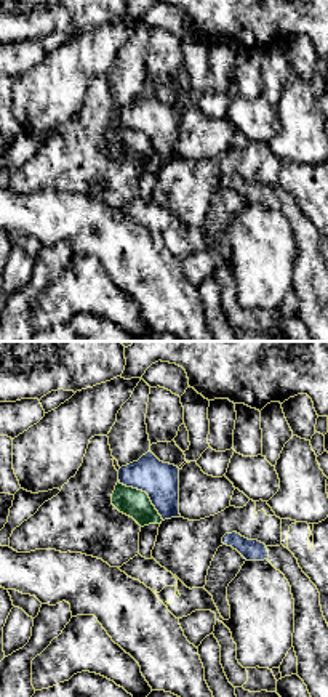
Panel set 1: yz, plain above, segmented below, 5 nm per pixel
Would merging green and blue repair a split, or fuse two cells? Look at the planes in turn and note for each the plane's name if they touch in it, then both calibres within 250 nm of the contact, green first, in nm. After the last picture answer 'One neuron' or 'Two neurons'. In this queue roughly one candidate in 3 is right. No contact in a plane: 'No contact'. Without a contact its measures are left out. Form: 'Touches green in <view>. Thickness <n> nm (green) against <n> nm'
Touches green in yz. Thickness 140 nm (green) against 190 nm

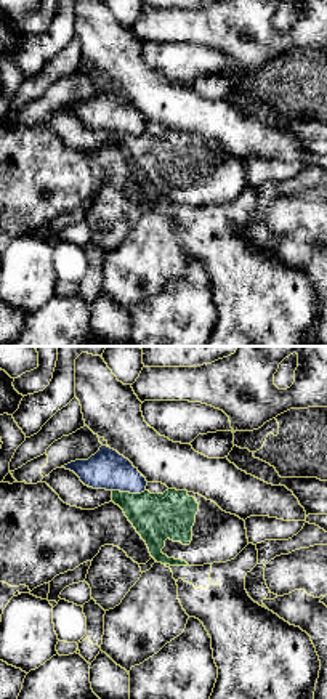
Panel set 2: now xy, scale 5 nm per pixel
Touches green in xy. Thickness 240 nm (green) against 200 nm

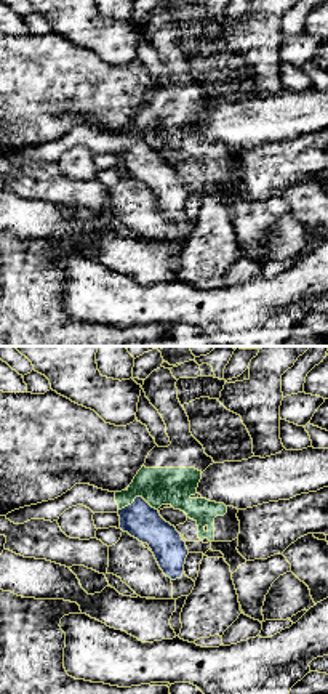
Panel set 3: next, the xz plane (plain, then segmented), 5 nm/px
Touches green in xz. Thickness 190 nm (green) against 180 nm

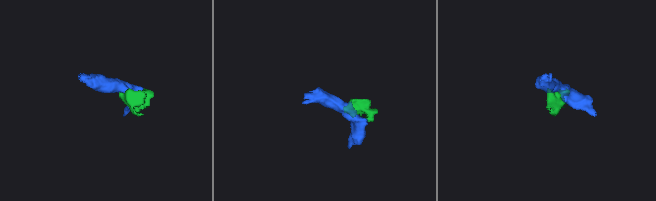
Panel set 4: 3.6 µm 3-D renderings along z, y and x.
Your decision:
Two neurons

